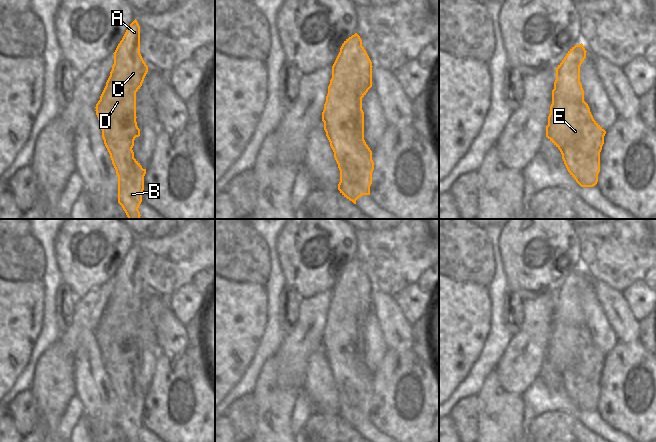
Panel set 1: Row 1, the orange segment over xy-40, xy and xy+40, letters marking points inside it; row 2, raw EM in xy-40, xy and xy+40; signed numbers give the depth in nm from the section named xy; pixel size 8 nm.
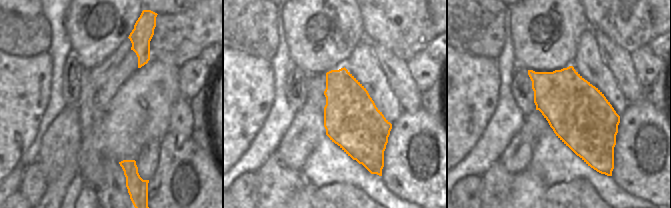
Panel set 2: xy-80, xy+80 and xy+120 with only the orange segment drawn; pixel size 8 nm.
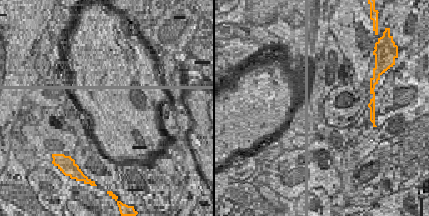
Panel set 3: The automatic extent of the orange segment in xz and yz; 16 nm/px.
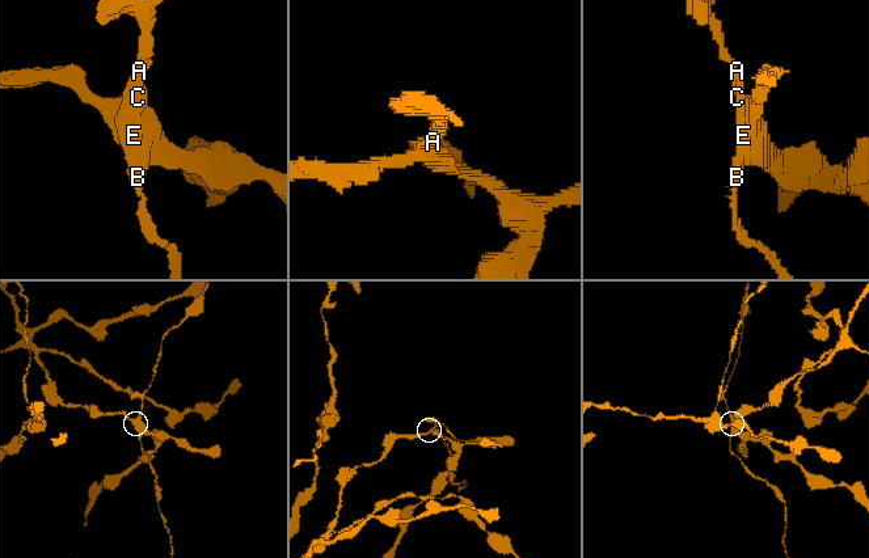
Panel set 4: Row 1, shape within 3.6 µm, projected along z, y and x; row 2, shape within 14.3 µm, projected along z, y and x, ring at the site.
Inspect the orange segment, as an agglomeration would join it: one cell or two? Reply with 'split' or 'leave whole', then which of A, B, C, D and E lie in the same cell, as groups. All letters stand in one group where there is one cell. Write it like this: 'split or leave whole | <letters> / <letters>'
split | A B C D / E

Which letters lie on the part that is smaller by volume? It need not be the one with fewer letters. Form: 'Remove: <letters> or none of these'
Remove: A, B, C, D.

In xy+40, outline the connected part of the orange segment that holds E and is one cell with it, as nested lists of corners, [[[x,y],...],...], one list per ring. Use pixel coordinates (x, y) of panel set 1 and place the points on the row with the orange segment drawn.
[[[554,87],[548,125],[568,142],[569,147],[600,161],[606,131],[594,120],[585,101],[557,99]]]

